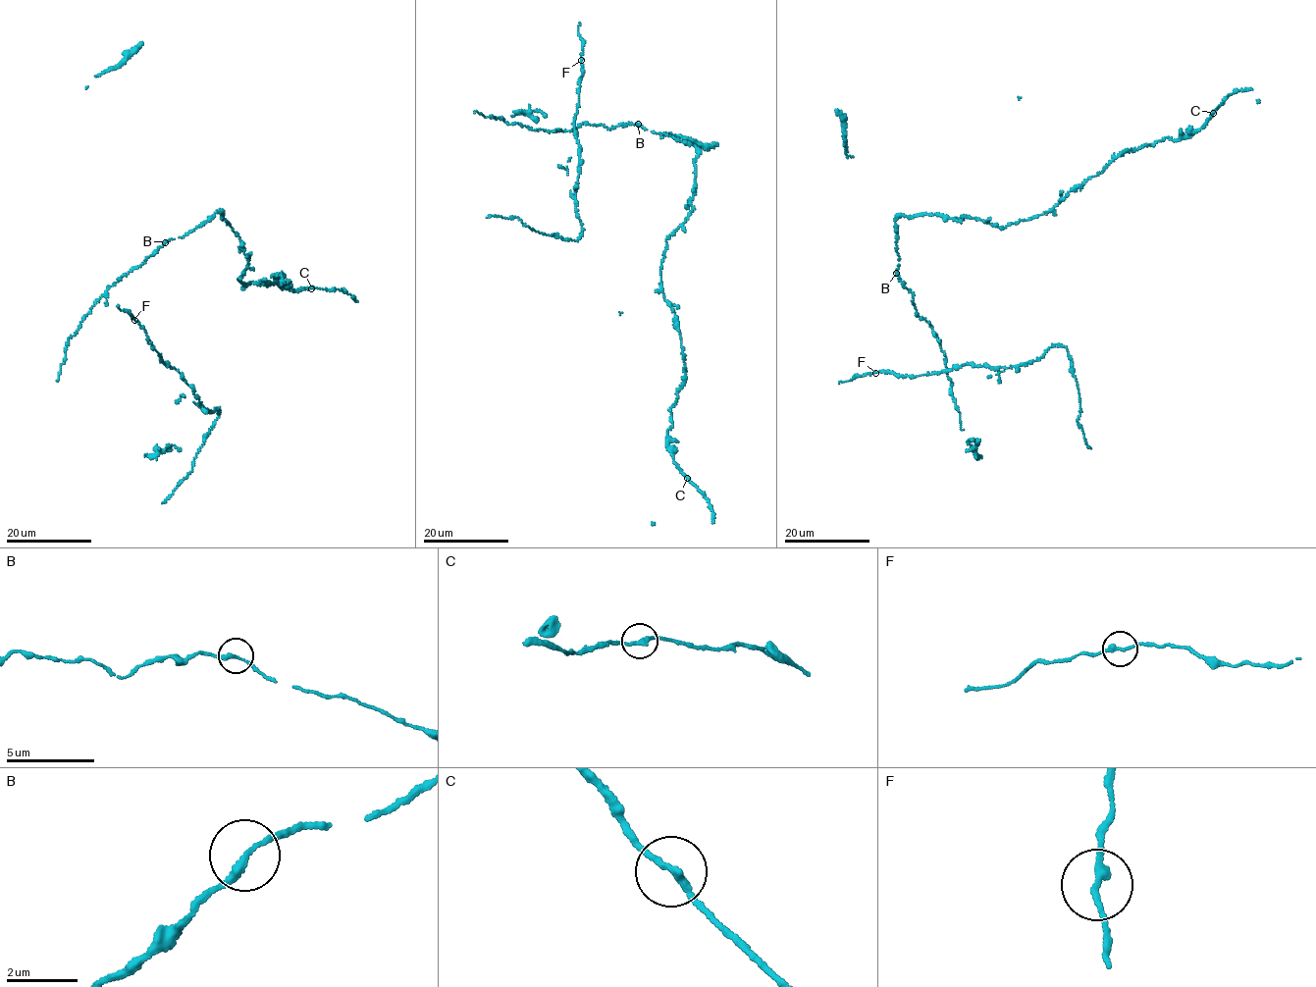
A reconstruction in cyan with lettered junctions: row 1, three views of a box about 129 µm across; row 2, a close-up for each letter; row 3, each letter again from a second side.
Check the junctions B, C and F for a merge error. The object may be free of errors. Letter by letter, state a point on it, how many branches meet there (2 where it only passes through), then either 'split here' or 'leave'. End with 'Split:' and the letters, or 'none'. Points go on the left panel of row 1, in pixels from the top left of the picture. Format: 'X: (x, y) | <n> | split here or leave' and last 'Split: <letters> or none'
B: (165, 242) | 2 | leave
C: (311, 288) | 2 | leave
F: (134, 320) | 2 | leave
Split: none

